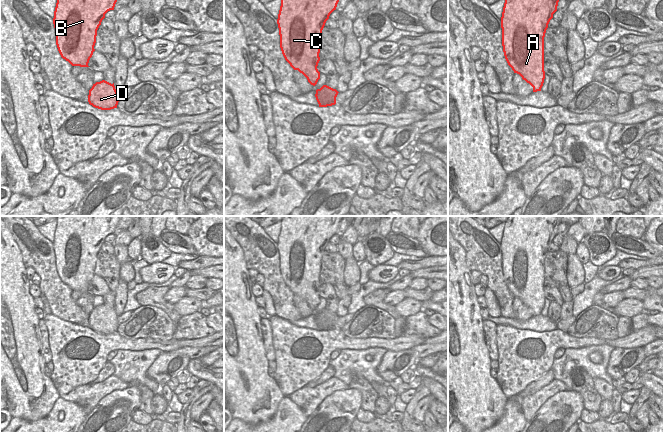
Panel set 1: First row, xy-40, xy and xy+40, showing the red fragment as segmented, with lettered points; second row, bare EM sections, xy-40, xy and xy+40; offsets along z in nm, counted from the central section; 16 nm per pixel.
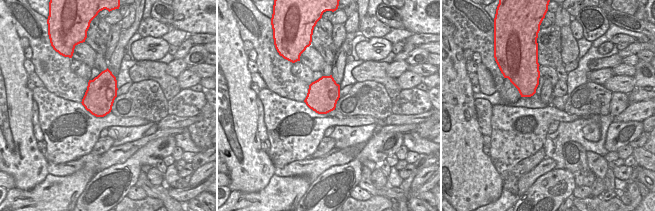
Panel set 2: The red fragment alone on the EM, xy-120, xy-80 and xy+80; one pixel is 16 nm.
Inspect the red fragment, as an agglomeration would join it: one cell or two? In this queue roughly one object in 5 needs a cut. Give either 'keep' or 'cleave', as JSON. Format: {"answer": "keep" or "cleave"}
{"answer": "keep"}

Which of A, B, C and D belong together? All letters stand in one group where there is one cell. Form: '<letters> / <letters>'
A B C D

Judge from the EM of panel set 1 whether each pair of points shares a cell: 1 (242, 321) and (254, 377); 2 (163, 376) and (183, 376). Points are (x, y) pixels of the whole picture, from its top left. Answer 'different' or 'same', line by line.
1: same
2: different

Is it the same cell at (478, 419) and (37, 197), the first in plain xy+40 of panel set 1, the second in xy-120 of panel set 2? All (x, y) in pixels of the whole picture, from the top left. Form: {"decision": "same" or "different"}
{"decision": "different"}

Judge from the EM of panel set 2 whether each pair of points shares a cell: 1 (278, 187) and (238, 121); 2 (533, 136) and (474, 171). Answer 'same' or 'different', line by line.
1: different
2: different

